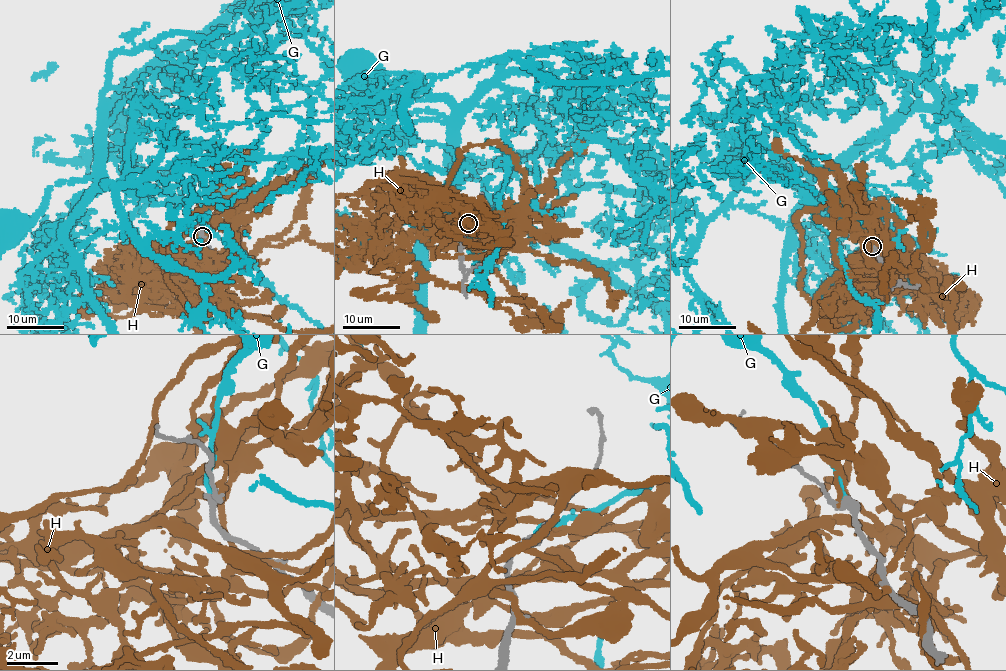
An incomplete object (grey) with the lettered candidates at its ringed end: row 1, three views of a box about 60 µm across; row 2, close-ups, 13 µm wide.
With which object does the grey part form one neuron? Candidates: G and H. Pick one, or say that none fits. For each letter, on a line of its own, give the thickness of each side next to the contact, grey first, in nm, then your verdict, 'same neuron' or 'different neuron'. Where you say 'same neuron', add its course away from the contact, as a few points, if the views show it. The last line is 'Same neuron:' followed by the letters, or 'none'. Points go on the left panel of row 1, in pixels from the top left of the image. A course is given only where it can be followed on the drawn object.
G: 320/180 nm | same neuron | via (202, 237), (221, 181), (186, 157), (175, 111), (142, 177), (64, 180), (7, 233)
H: 320/180 nm | different neuron
Same neuron: G

